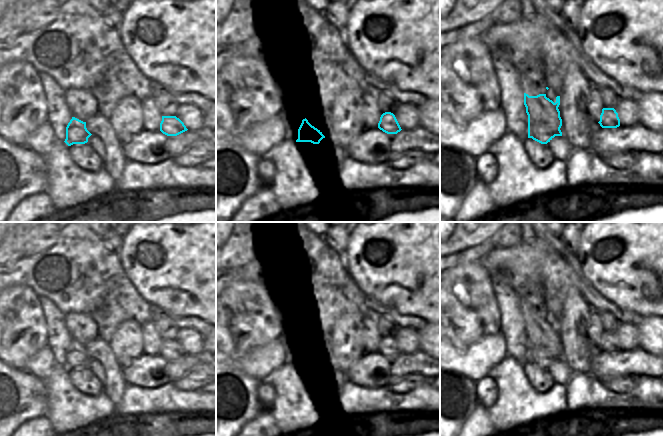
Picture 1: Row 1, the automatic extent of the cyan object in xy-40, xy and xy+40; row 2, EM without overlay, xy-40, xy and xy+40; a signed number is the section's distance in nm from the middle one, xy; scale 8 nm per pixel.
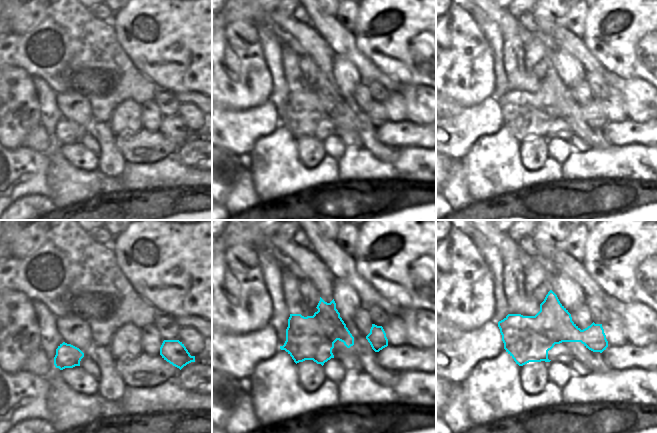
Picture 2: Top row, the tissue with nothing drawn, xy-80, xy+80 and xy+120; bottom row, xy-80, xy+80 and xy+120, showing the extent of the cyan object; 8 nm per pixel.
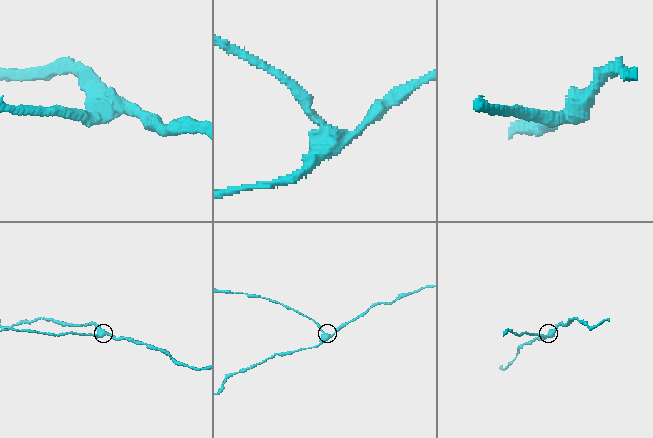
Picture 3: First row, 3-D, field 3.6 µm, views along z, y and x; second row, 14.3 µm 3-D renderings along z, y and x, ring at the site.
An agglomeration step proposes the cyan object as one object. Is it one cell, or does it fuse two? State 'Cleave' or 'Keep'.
Cleave

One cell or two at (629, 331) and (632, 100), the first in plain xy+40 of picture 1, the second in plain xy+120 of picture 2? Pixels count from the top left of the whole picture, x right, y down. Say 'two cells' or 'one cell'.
two cells

